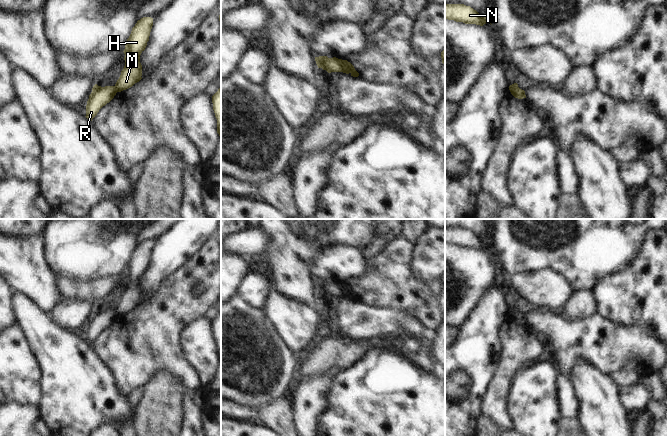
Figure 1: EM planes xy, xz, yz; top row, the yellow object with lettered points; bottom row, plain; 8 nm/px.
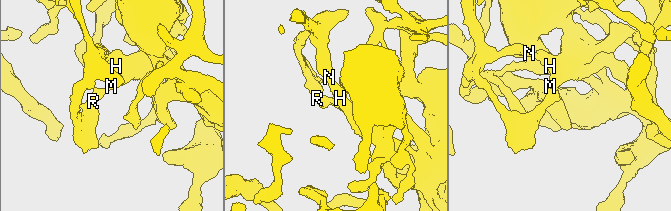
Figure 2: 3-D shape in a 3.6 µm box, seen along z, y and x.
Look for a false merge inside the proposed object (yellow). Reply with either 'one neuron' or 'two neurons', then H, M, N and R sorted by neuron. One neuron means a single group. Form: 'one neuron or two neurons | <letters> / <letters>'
two neurons | H M N / R

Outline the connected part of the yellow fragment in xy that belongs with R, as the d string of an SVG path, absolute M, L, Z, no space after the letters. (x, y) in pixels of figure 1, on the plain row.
M95 308L86 329L86 342L89 345L97 339L99 334L109 327L116 319L117 314L115 310L101 311Z

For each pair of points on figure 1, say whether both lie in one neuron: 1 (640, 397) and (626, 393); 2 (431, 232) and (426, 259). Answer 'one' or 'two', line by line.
1: one
2: one

